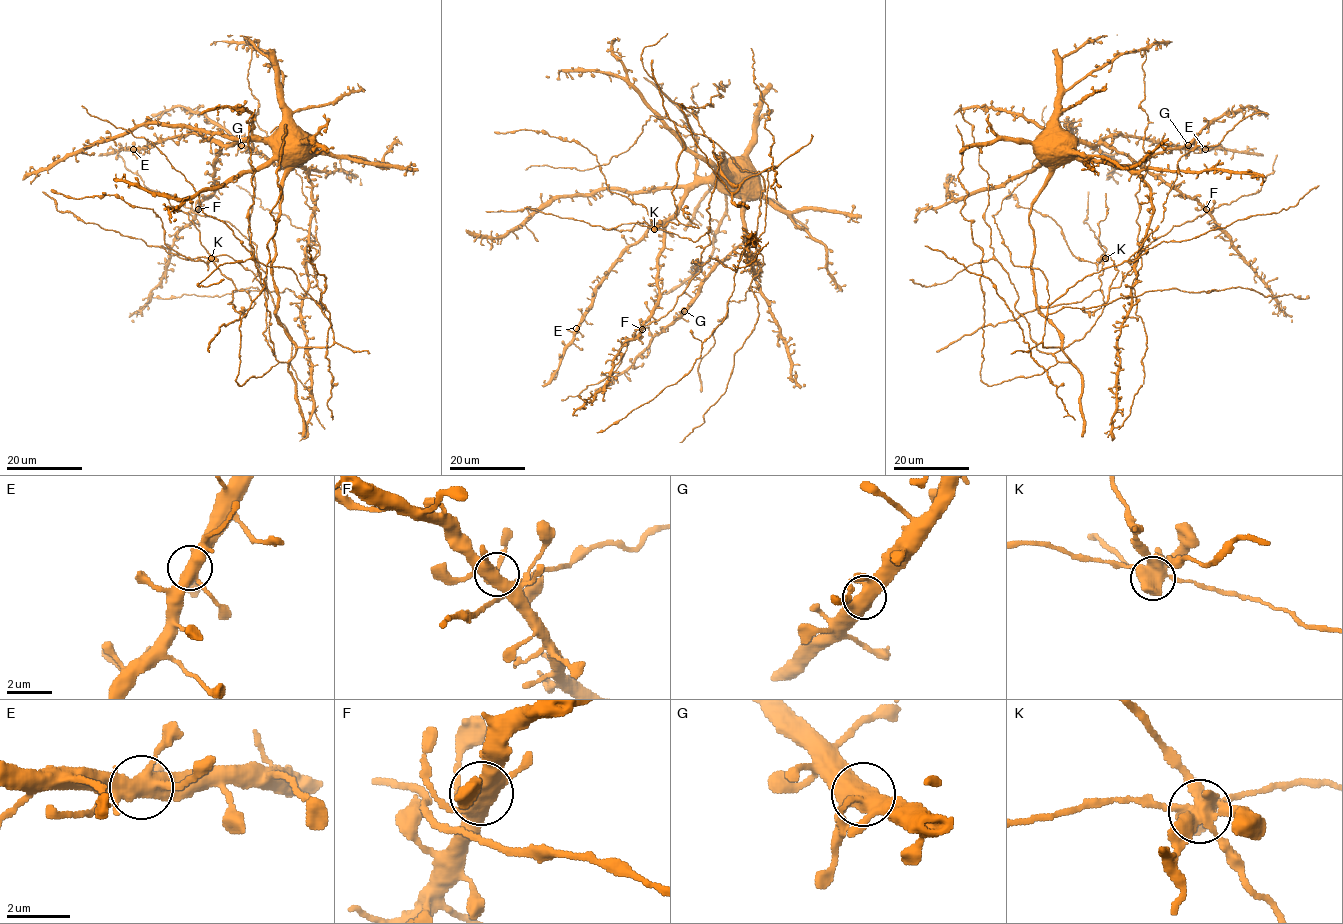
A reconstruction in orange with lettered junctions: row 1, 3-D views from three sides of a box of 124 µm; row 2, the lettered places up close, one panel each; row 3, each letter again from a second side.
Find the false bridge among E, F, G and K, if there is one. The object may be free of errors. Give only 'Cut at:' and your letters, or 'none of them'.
Cut at: K

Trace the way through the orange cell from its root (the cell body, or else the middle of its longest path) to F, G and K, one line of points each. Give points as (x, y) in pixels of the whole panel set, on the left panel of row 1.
F: (291, 145), (276, 145), (271, 141), (222, 144), (214, 165), (215, 189), (198, 209)
G: (291, 145), (291, 158), (297, 158), (300, 164), (276, 164), (257, 149), (241, 145)
K: (291, 145), (272, 263), (291, 359), (279, 362), (265, 340), (266, 300), (255, 275), (226, 255), (210, 258)

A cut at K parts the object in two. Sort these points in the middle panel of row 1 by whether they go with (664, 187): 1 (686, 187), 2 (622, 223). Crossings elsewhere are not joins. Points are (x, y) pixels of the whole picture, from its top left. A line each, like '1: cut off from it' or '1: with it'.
1: with it
2: with it

